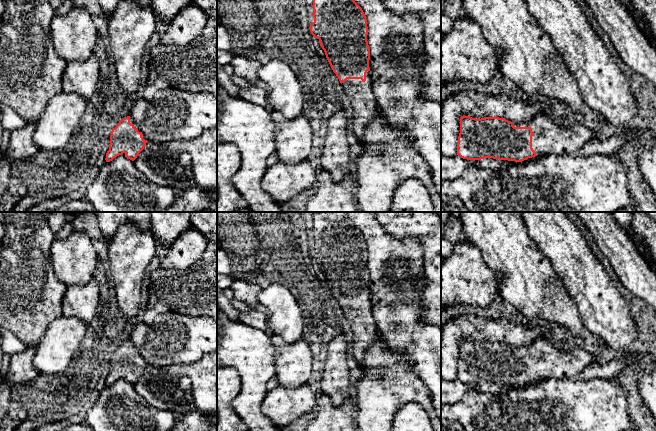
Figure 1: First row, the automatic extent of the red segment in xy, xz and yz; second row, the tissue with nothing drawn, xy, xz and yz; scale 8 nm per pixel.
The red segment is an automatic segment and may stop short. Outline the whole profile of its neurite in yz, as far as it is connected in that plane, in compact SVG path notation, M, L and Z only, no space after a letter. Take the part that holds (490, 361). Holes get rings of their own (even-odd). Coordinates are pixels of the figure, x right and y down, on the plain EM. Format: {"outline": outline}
{"outline": "M463 339L460 342L457 379L467 384L493 382L522 386L539 379L577 378L580 371L593 361L595 361L594 354L581 343L571 339L559 346L546 339L540 339L530 345L518 347L499 341L476 343Z"}

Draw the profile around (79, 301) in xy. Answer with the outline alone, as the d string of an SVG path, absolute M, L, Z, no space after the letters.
M96 277L88 284L68 286L62 300L62 315L80 319L88 325L100 303L100 288Z

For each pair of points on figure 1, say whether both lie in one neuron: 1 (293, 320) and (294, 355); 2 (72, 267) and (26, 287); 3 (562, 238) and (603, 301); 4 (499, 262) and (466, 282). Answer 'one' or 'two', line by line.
1: two
2: two
3: one
4: two

